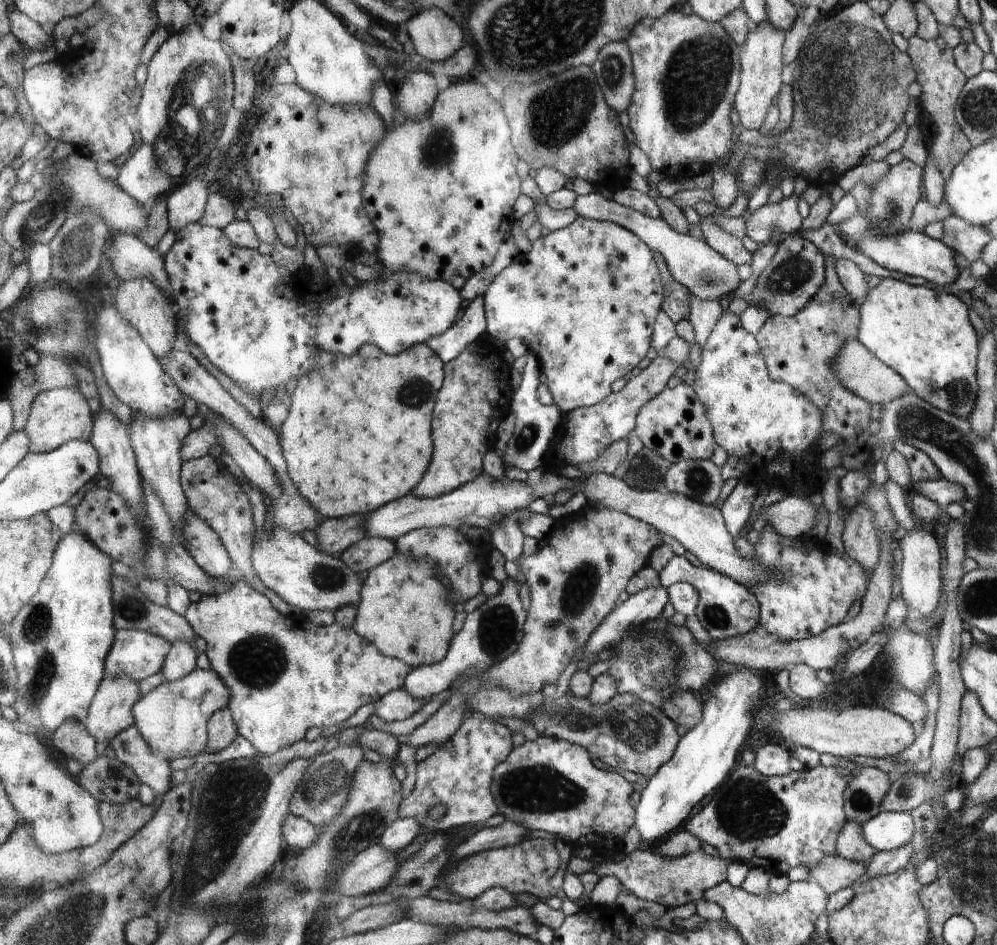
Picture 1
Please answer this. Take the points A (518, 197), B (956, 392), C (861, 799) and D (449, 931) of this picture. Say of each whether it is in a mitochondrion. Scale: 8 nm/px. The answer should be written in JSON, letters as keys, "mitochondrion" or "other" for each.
{"A":"other","B":"mitochondrion","C":"mitochondrion","D":"other"}

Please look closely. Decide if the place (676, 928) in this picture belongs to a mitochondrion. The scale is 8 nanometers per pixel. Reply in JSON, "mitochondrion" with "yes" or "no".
{"mitochondrion":"no"}

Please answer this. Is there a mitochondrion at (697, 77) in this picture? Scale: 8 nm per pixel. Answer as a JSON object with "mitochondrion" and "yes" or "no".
{"mitochondrion":"yes"}

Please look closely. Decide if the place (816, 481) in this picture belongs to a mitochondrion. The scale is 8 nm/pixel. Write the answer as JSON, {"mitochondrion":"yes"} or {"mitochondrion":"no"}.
{"mitochondrion":"no"}

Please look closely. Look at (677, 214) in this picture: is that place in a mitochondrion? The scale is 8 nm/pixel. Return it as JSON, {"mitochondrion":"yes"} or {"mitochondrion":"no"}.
{"mitochondrion":"no"}

